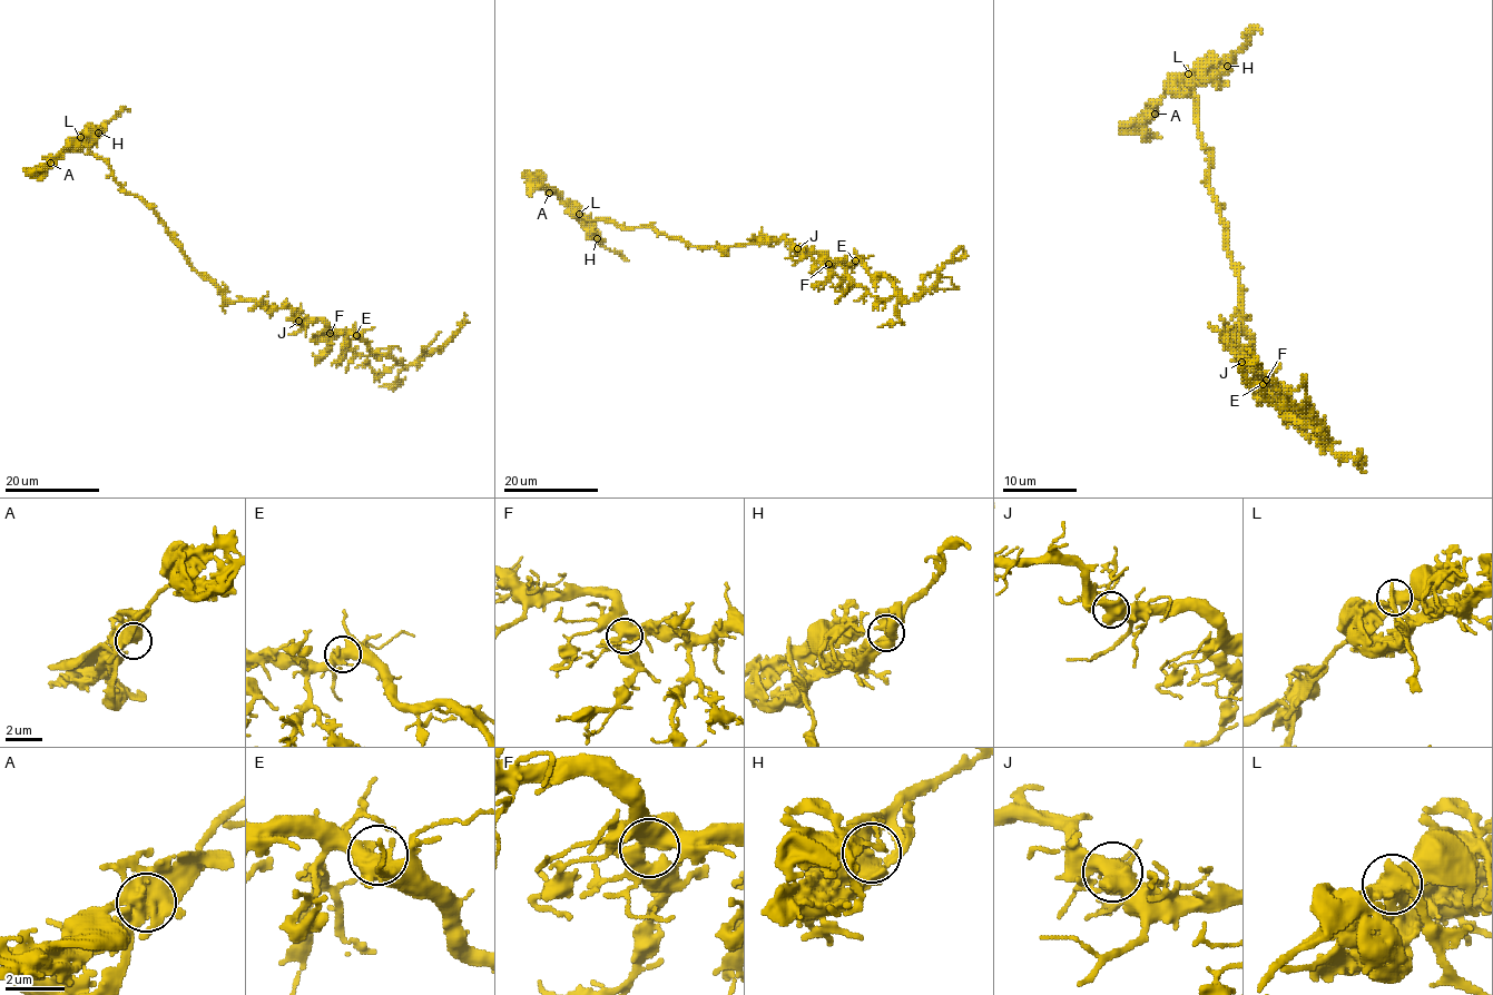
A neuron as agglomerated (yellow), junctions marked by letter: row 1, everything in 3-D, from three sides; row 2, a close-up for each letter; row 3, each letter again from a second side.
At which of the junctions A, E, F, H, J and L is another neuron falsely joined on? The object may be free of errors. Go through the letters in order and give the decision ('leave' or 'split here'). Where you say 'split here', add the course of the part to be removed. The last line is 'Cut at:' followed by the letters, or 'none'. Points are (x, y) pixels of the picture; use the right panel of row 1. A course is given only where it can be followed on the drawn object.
A: leave
E: leave
F: leave
H: leave
J: leave
L: split here | (1188, 74), (1132, 127), (1122, 124)
Cut at: L

